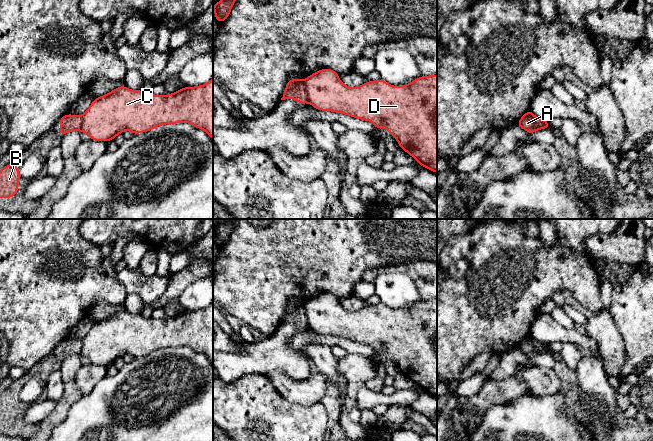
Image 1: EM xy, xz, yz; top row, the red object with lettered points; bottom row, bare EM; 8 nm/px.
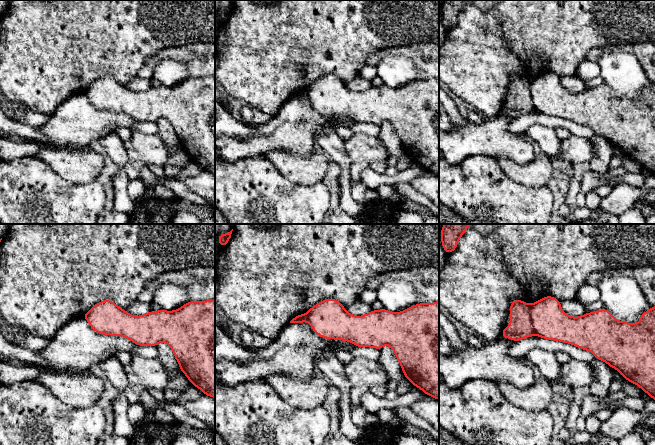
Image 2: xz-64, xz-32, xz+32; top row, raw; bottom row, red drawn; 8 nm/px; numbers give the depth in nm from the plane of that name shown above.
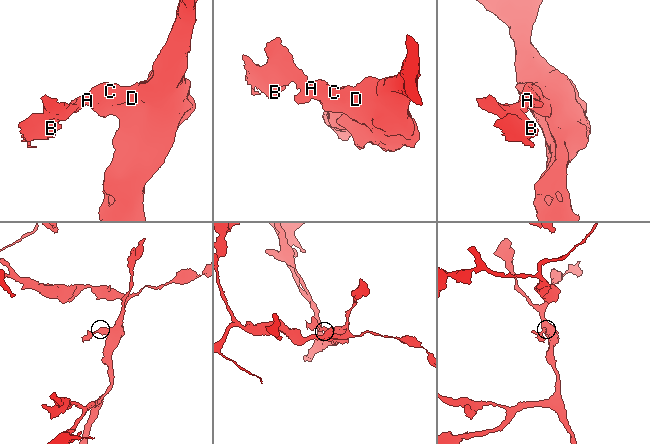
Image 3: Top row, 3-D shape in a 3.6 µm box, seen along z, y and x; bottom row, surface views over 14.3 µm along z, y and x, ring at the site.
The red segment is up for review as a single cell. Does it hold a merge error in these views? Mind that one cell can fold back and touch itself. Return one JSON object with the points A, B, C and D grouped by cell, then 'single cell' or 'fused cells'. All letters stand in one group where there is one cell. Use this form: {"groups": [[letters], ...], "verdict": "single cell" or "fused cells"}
{"groups": [["A", "C", "D"], ["B"]], "verdict": "fused cells"}

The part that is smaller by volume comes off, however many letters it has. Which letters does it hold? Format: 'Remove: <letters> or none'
Remove: B

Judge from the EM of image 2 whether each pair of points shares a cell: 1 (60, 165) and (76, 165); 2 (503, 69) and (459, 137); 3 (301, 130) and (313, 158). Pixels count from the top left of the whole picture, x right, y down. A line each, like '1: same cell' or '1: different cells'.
1: same cell
2: different cells
3: different cells

